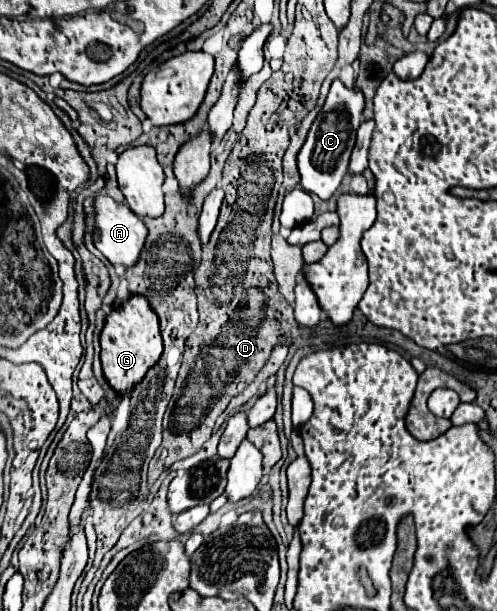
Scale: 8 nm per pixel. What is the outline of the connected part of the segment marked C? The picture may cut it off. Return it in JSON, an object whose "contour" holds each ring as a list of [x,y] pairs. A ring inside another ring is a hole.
{"contour":[[[338,79],[332,83],[328,99],[316,117],[304,147],[298,153],[298,169],[300,169],[300,185],[318,195],[322,201],[328,201],[334,191],[340,187],[344,175],[348,173],[350,153],[356,141],[356,129],[362,123],[362,109],[364,109],[364,95],[358,89],[346,89]]]}

